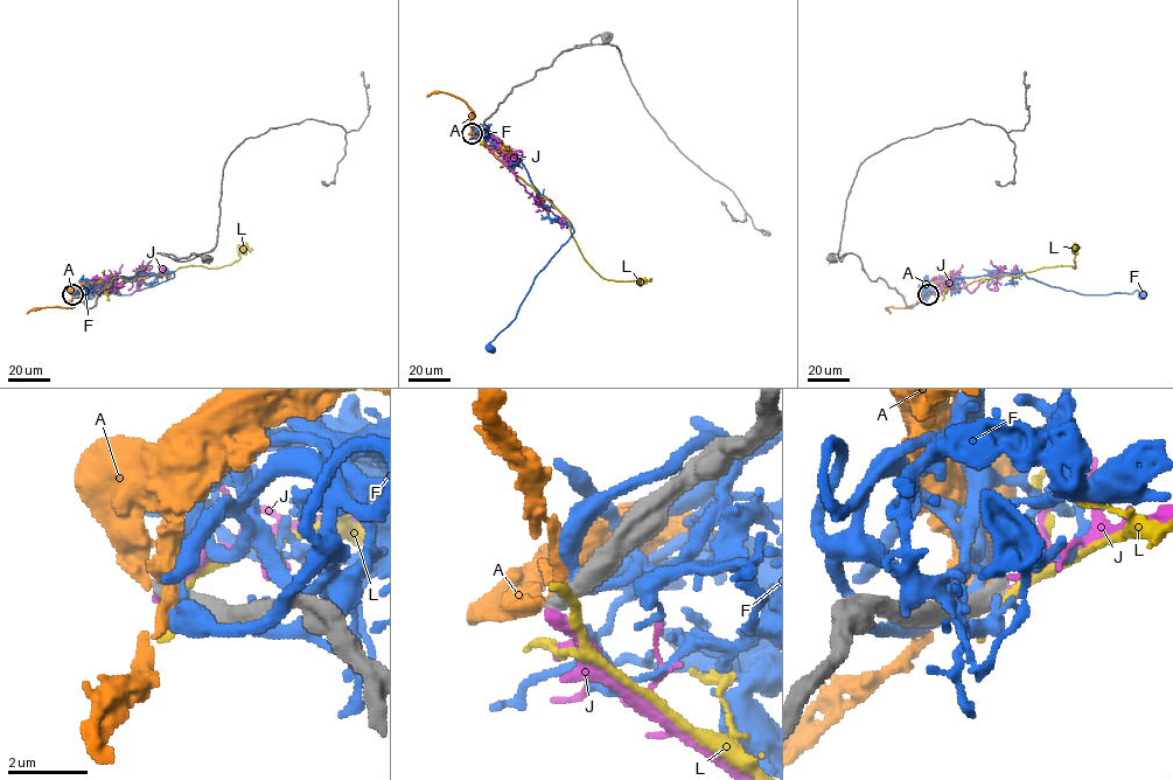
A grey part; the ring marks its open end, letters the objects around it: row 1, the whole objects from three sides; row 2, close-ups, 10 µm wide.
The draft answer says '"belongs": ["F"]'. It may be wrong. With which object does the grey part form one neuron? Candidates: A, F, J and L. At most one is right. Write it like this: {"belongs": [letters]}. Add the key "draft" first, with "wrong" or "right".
{"draft": "wrong", "belongs": []}

